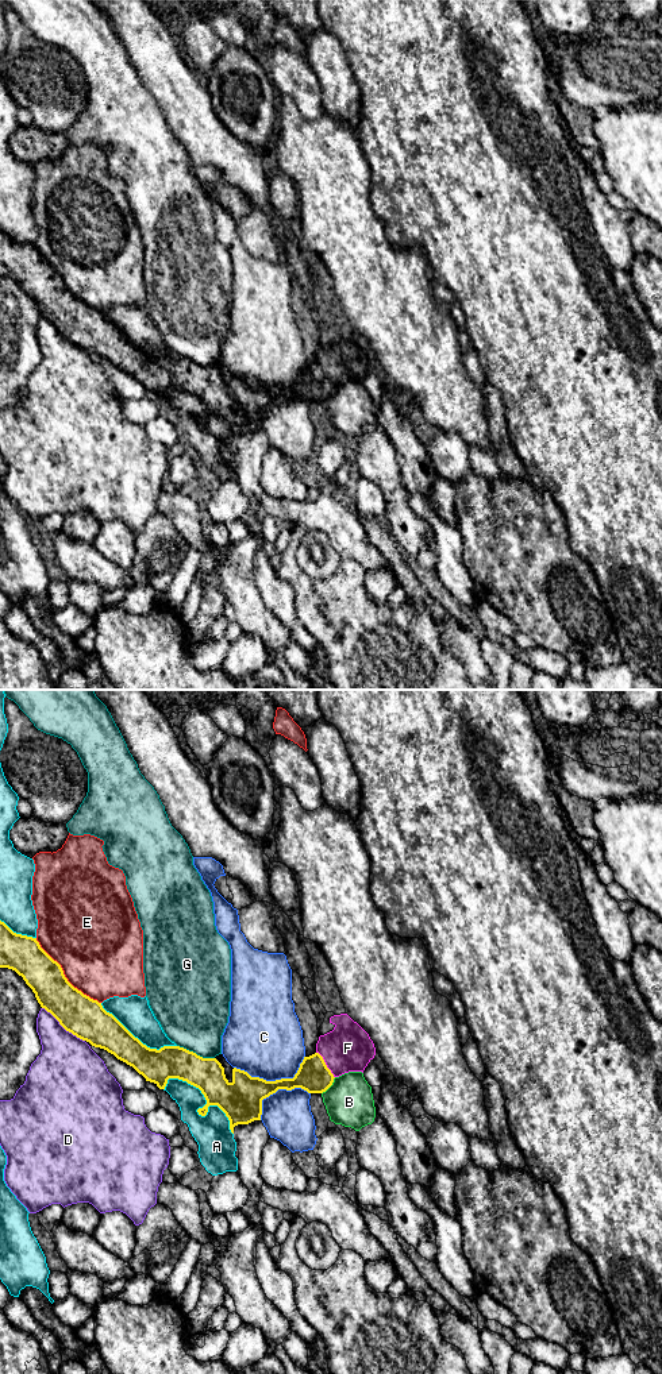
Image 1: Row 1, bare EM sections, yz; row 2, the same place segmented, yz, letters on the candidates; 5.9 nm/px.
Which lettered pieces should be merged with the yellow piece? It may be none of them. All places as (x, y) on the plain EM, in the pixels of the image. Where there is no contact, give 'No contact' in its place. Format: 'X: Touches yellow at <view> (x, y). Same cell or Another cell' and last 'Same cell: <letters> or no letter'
A: Touches yellow at yz (197, 419). Another cell
B: Touches yellow at yz (330, 394). Another cell
C: Touches yellow at yz (273, 390). Another cell
D: Touches yellow at yz (64, 336). Another cell
E: Touches yellow at yz (64, 285). Another cell
F: Touches yellow at yz (326, 374). Same cell
G: Touches yellow at yz (195, 362). Another cell
Same cell: F

